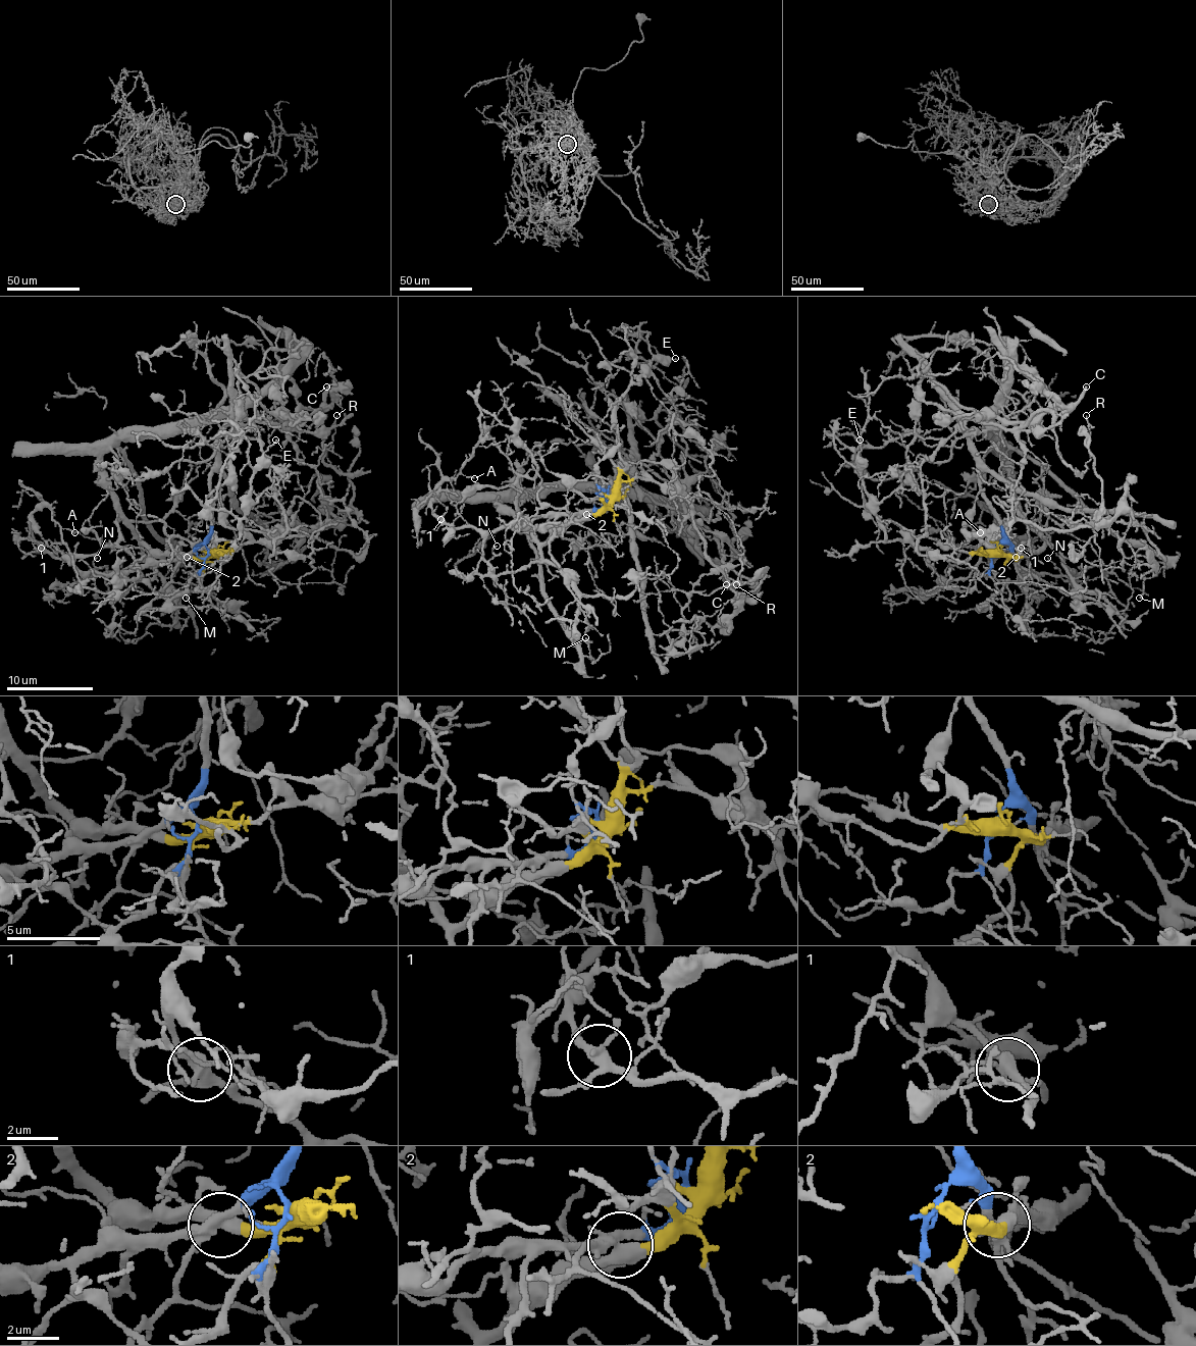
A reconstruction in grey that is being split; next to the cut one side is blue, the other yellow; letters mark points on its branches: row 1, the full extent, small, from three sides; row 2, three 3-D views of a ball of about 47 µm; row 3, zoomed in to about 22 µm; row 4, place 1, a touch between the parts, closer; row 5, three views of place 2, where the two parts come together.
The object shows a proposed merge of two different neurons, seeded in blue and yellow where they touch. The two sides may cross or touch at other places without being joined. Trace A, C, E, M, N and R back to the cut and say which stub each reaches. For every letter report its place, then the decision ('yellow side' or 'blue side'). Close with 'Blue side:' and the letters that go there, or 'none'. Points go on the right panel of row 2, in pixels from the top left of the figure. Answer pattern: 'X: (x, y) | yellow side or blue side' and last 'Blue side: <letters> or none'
A: (980, 532) | blue side
C: (1086, 386) | blue side
E: (860, 439) | yellow side
M: (1139, 598) | yellow side
N: (1047, 558) | blue side
R: (1086, 415) | blue side
Blue side: A, C, N, R

